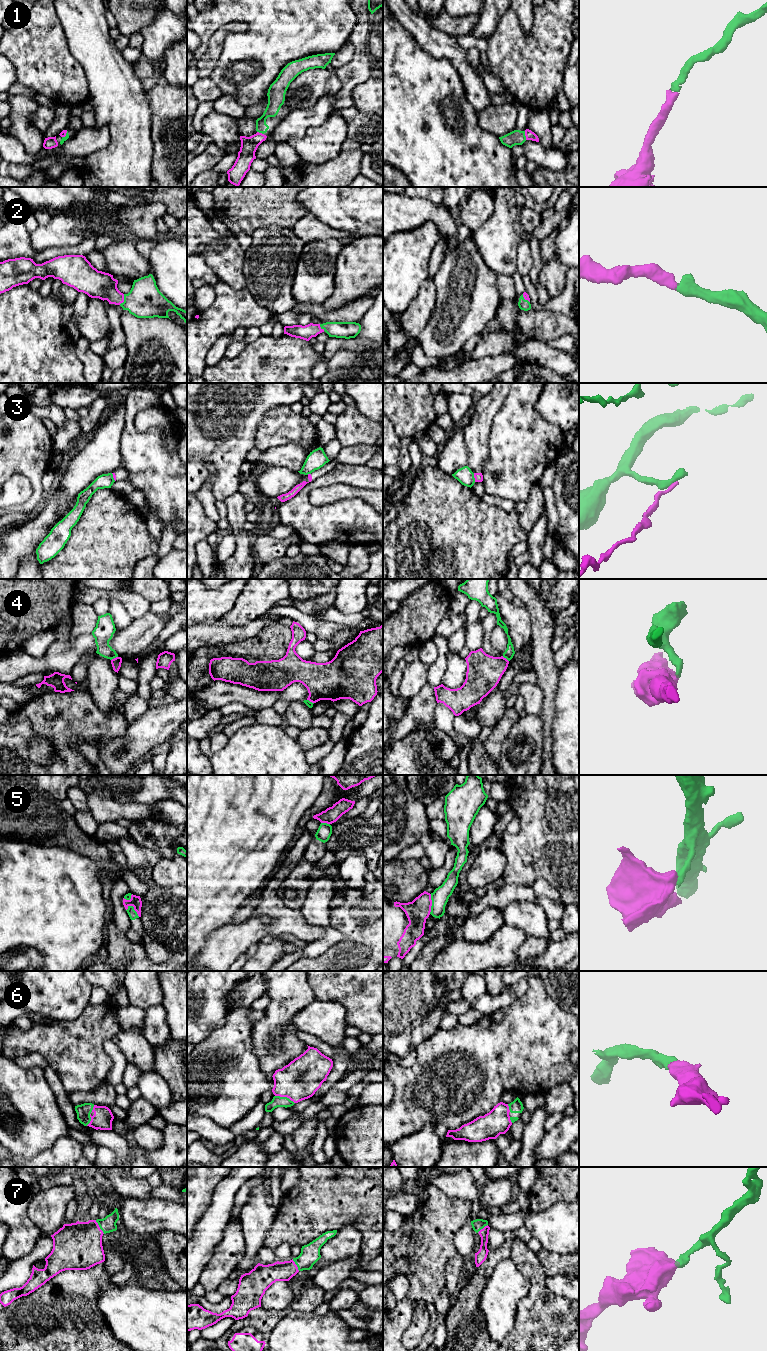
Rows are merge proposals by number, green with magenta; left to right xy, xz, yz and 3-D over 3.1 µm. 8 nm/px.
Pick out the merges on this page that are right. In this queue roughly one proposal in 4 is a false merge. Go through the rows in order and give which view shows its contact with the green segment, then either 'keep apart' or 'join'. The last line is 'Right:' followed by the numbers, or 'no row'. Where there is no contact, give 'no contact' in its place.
1: yz | join
2: xy | join
3: yz | keep apart
4: xy | keep apart
5: yz | keep apart
6: xy | join
7: xy | join
Right: 1, 2, 6, 7

